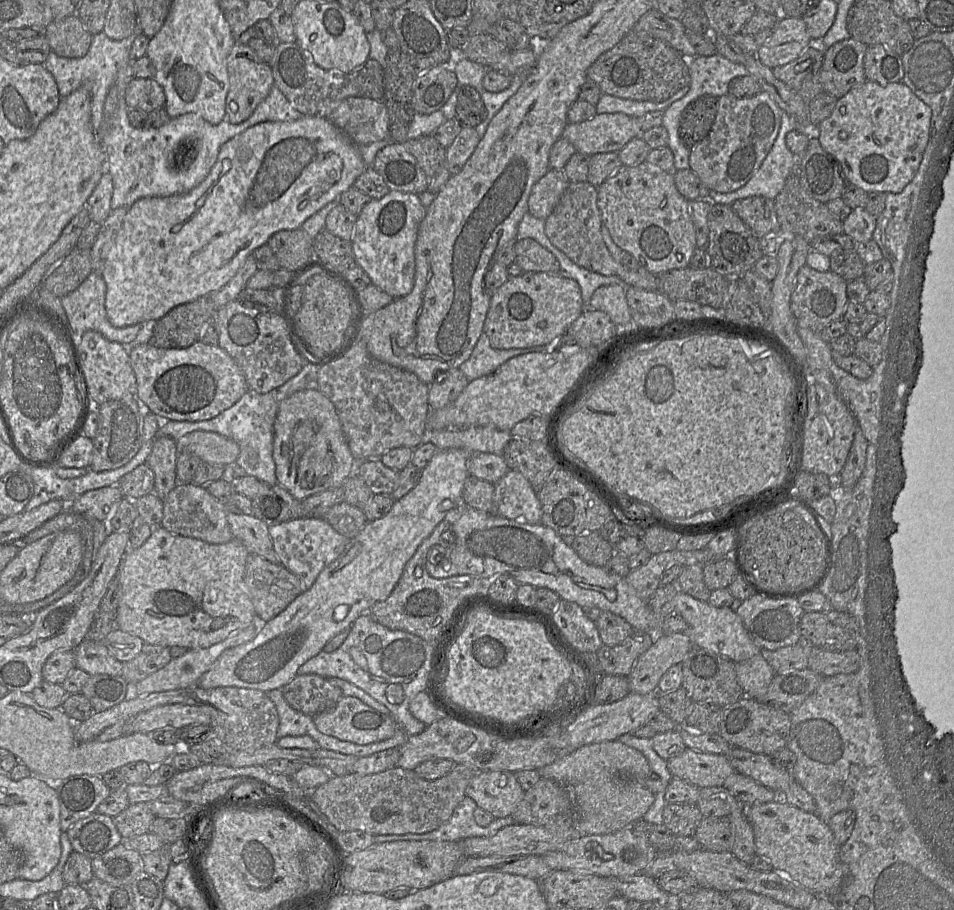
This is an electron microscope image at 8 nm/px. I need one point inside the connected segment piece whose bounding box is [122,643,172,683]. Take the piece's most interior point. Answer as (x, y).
(152, 657)

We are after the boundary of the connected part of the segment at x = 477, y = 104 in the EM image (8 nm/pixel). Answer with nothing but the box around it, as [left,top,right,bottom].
[455,86,486,127]

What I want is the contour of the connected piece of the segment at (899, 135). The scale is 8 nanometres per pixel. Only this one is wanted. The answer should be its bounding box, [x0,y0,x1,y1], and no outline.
[818,80,931,193]

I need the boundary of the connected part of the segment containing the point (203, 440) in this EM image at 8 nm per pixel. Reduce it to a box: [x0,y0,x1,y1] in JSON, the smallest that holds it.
[176,431,239,465]

